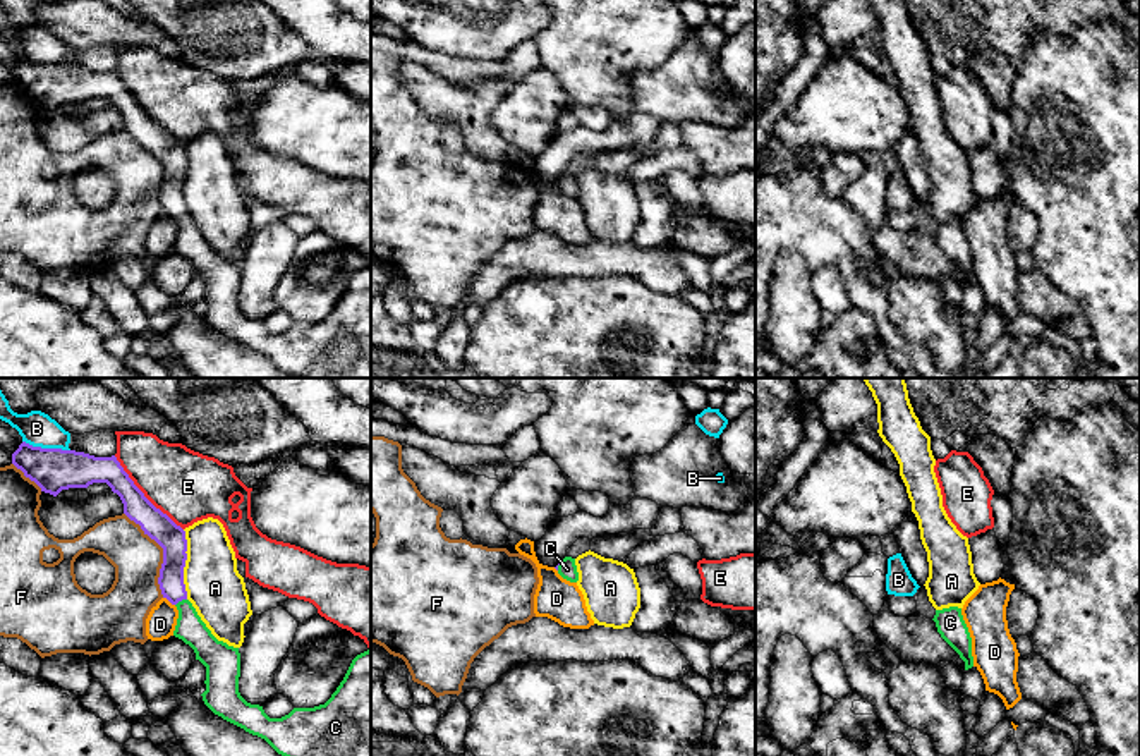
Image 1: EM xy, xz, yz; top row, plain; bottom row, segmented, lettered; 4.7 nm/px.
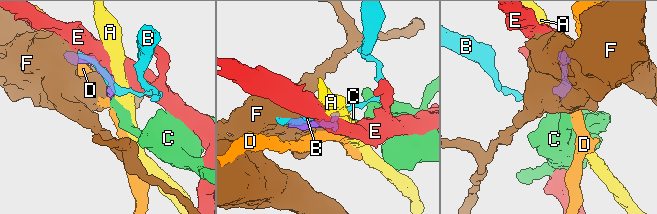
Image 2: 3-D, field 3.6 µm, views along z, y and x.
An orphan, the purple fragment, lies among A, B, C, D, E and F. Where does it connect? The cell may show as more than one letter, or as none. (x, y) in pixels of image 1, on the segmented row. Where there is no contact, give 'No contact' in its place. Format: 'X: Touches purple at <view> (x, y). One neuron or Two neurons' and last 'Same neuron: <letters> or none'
A: Touches purple at xy (184, 564). Two neurons
B: Touches purple at xy (47, 449). Two neurons
C: Touches purple at xy (181, 600). One neuron
D: Touches purple at xy (169, 600). Two neurons
E: Touches purple at xy (143, 495). Two neurons
F: Touches purple at xy (163, 554). Two neurons
Same neuron: C

